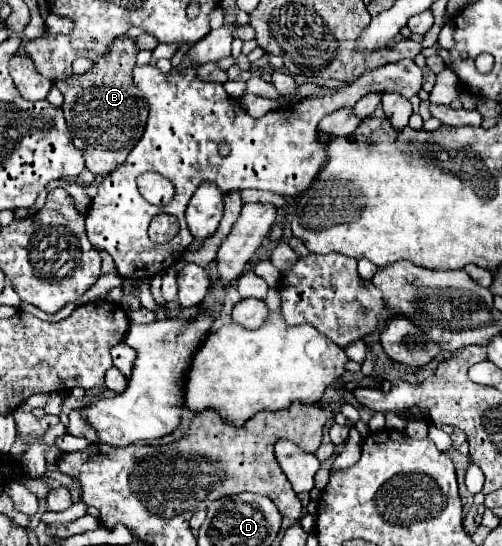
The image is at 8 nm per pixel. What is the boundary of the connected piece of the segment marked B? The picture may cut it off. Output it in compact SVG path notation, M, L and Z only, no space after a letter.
M122 36L114 40L108 56L94 62L86 74L56 82L58 90L64 94L62 110L74 146L84 154L86 168L96 176L106 176L114 168L118 168L144 132L148 110L144 100L140 98L142 94L132 82L136 54L138 48L134 46L134 40Z

